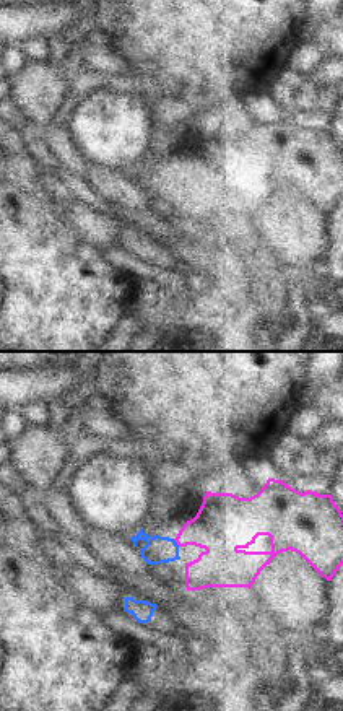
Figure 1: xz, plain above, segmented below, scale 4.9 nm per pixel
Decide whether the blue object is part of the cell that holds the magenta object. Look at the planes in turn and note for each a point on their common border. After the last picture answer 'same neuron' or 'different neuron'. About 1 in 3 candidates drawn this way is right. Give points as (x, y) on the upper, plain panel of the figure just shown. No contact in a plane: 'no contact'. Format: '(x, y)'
(176, 178)

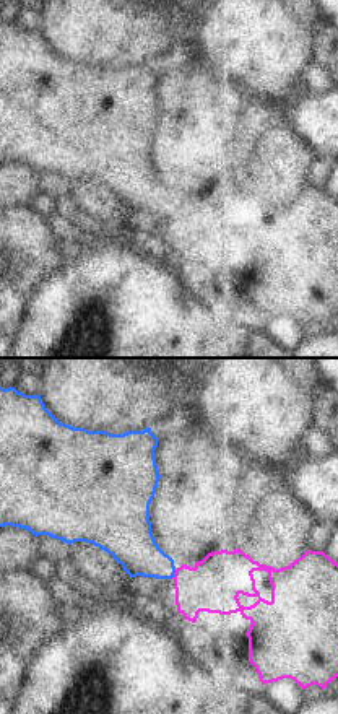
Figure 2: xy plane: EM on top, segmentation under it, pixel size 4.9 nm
(174, 210)

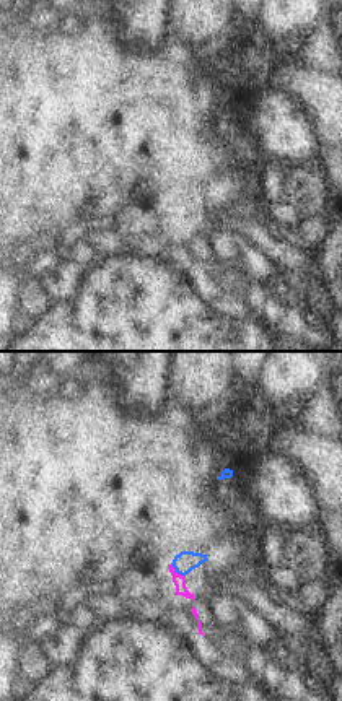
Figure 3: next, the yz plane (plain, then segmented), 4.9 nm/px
(175, 207)

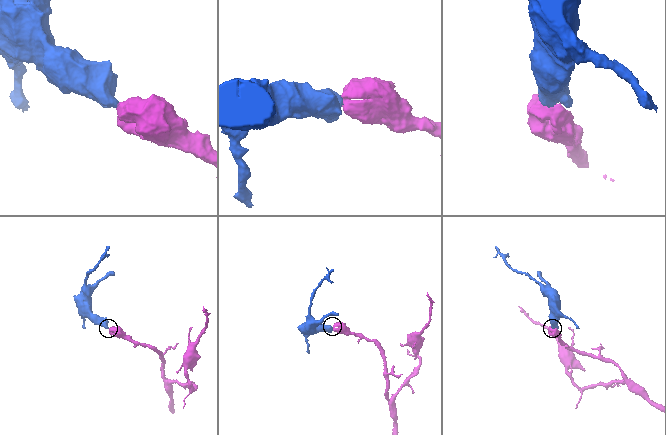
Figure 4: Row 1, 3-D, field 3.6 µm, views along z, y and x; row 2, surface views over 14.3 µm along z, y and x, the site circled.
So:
same neuron

